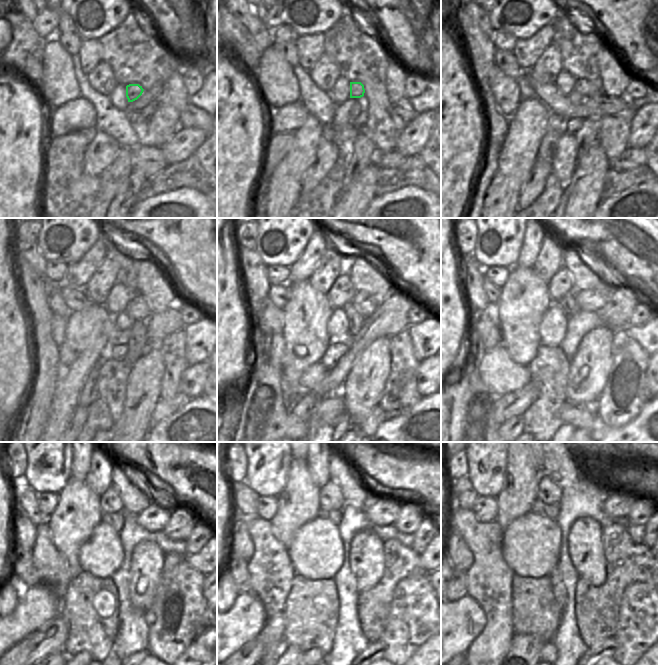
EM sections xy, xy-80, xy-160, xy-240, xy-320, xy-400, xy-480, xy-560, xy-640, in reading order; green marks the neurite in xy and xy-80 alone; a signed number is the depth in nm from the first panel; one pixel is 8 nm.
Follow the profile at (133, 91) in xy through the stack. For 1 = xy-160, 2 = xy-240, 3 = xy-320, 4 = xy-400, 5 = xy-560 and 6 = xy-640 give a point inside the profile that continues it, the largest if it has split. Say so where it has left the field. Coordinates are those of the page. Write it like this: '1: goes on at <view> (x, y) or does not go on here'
1: goes on at xy-160 (583, 86)
2: goes on at xy-240 (139, 309)
3: goes on at xy-320 (365, 303)
4: goes on at xy-400 (592, 300)
5: goes on at xy-560 (381, 510)
6: goes on at xy-640 (617, 505)

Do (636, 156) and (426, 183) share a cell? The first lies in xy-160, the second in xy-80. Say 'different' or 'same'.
different

